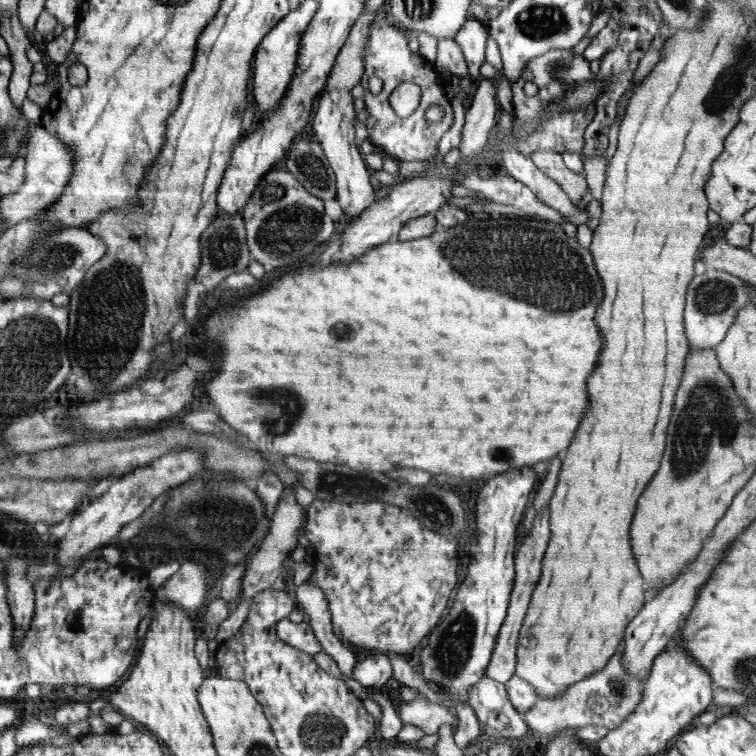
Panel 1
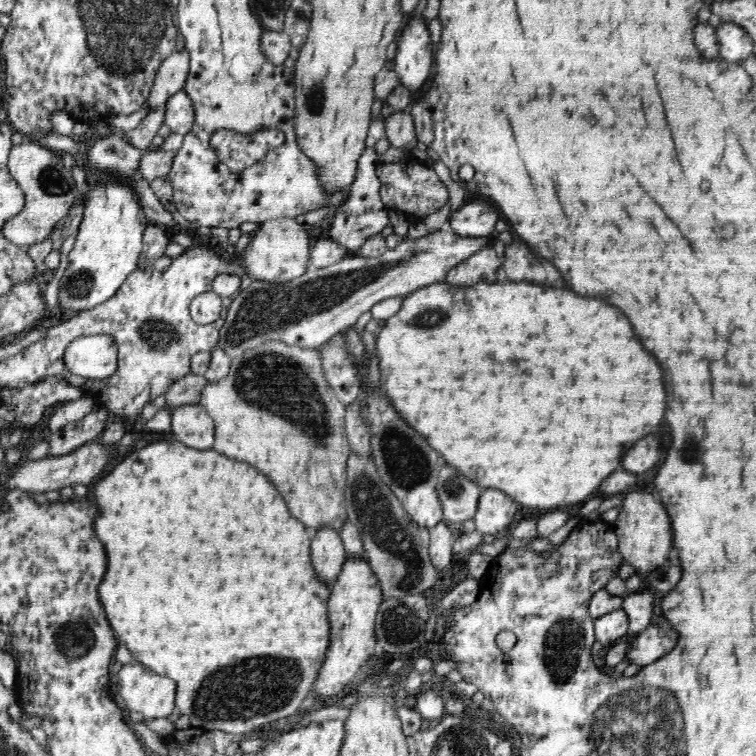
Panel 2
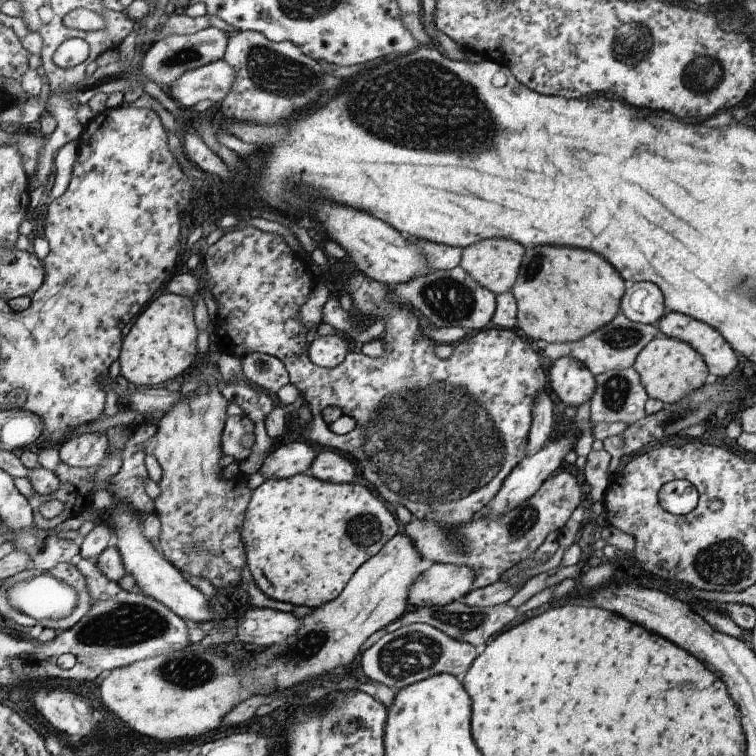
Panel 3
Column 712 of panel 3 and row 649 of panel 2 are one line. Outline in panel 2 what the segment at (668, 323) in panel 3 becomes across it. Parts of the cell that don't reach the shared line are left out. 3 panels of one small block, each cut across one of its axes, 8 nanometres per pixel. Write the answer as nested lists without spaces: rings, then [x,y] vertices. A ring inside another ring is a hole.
[[[350,556],[339,570],[332,584],[330,600],[328,600],[328,618],[330,618],[331,637],[326,658],[322,668],[314,680],[312,688],[316,692],[316,700],[328,699],[338,694],[346,686],[362,666],[370,665],[369,659],[379,651],[375,636],[375,619],[381,605],[382,589],[378,579],[365,558]]]

